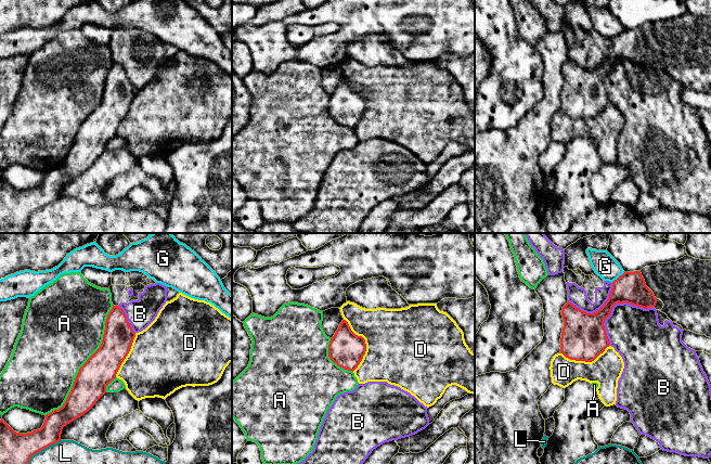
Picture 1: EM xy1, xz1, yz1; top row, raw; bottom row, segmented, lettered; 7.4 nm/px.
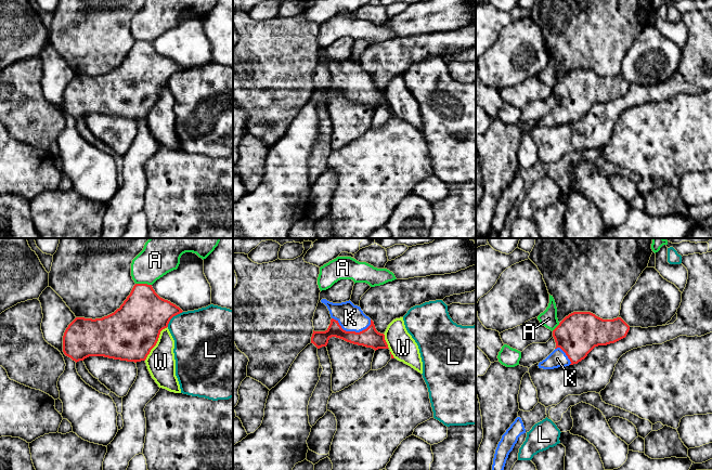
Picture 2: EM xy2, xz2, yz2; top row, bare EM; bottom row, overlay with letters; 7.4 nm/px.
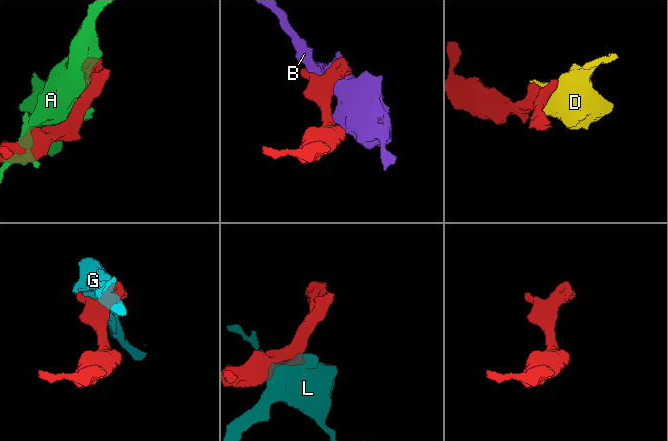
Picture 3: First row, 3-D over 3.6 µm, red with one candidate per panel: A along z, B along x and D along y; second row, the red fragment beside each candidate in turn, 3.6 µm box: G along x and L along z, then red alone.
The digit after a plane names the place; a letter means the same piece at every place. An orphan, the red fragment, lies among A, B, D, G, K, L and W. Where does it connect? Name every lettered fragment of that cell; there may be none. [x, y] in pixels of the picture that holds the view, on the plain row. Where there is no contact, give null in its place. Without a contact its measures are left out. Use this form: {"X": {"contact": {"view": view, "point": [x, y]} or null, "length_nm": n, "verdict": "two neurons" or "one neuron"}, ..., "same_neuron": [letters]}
{"A": {"contact": {"view": "xy1", "point": [85, 120]}, "length_nm": 950, "verdict": "two neurons"}, "B": {"contact": {"view": "yz1", "point": [613, 62]}, "length_nm": 440, "verdict": "two neurons"}, "D": {"contact": {"view": "xz1", "point": [365, 101]}, "length_nm": 400, "verdict": "two neurons"}, "G": {"contact": {"view": "yz1", "point": [619, 34]}, "length_nm": 130, "verdict": "two neurons"}, "K": {"contact": {"view": "xz2", "point": [351, 89]}, "length_nm": 300, "verdict": "one neuron"}, "L": {"contact": {"view": "xy1", "point": [36, 209]}, "length_nm": 380, "verdict": "two neurons"}, "W": {"contact": {"view": "xy2", "point": [156, 100]}, "length_nm": 300, "verdict": "two neurons"}, "same_neuron": ["K"]}

